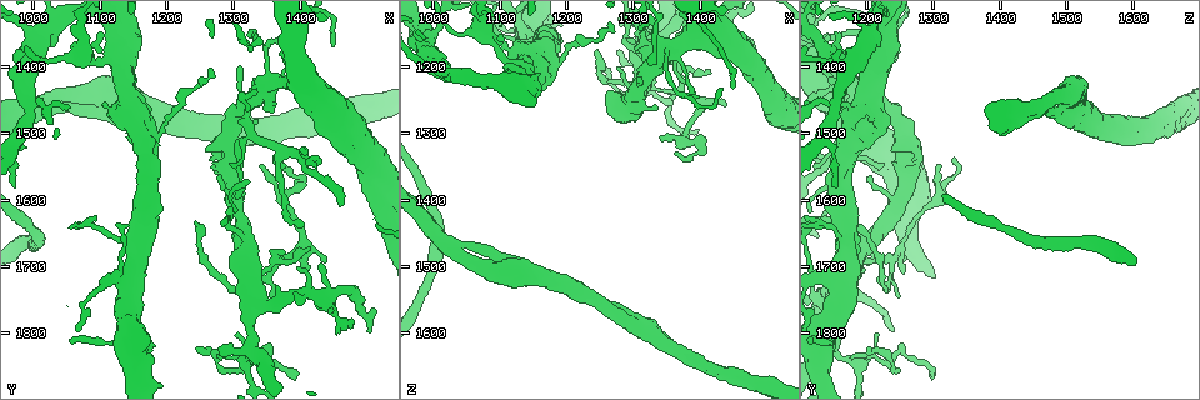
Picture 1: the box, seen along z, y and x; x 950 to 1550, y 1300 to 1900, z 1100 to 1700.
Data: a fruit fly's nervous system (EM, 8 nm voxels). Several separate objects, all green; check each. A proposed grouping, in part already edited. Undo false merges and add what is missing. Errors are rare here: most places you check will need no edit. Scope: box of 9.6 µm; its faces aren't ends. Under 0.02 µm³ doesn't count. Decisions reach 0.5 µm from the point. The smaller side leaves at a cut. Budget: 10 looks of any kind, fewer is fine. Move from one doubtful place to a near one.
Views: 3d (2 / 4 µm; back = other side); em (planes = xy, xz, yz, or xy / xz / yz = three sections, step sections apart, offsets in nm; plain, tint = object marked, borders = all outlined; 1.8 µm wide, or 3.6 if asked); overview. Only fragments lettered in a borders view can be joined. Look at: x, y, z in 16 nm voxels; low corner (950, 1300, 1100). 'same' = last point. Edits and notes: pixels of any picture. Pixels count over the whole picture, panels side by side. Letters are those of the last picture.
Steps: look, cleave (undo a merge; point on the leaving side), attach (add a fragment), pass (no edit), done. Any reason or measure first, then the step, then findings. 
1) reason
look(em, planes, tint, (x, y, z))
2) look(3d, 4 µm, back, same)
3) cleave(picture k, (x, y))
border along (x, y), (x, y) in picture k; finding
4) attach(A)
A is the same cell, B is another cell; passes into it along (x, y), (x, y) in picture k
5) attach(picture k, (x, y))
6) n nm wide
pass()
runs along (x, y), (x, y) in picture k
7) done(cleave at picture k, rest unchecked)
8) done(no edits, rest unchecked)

sharp bend
look(3d, 4 µm, back, (1370, 1690, 1235))

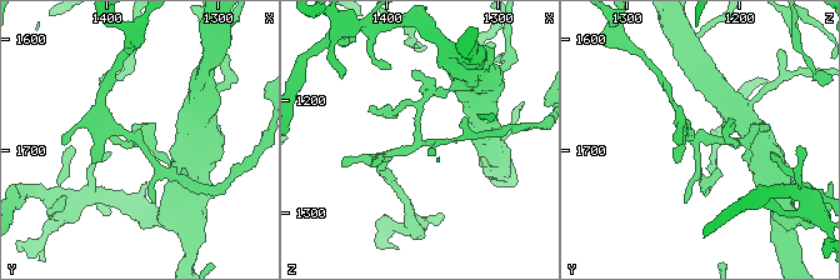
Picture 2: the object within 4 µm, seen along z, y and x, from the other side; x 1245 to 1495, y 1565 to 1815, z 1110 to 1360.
now the EM
look(em, planes, borders, (1374, 1688, 1232))

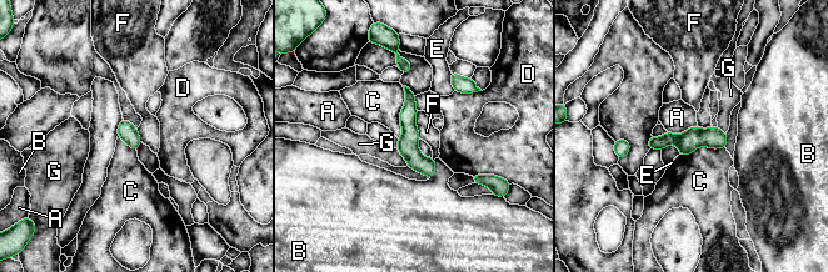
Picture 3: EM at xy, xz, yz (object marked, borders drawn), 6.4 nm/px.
pass()
A, B, C, D, E, F and G are other cells; runs along (409, 94), (409, 150), (430, 174) in picture 3; continuous, no second cell

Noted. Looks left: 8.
sudden change in width
look(3d, 4 µm, (1355, 1425, 1175))

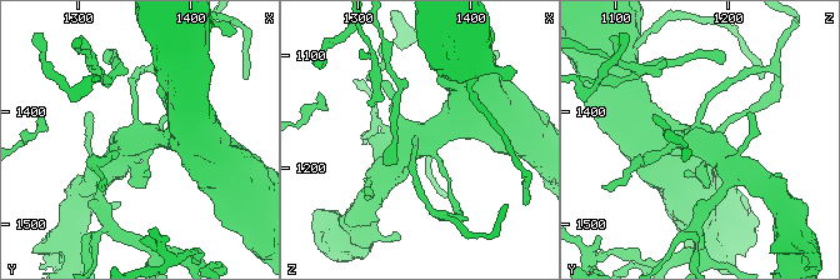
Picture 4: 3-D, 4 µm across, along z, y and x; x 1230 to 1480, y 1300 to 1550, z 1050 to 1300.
look(em, xy, step 8, tint, (1352, 1422, 1172))

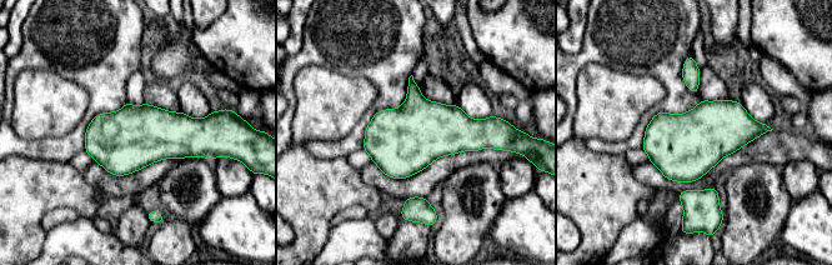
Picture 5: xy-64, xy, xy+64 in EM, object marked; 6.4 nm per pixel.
another direction
look(em, planes, borders, same)

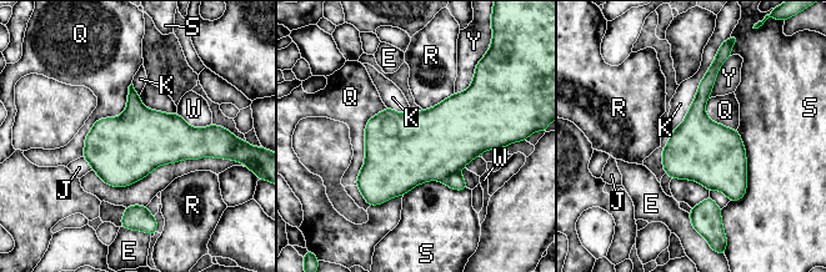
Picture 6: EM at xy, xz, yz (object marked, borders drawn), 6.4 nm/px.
pass()
E, J, K, Q, R, S, W and Y are other cells; all the same cell

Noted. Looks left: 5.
stops while still wide
look(3d, 4 µm, back, (1105, 1465, 1165))

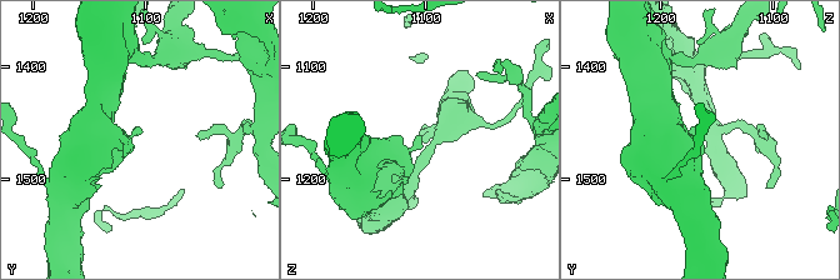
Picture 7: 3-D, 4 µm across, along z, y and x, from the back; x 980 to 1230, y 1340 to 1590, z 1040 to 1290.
now the EM
look(em, xy, step 8, tint, (1104, 1460, 1160))

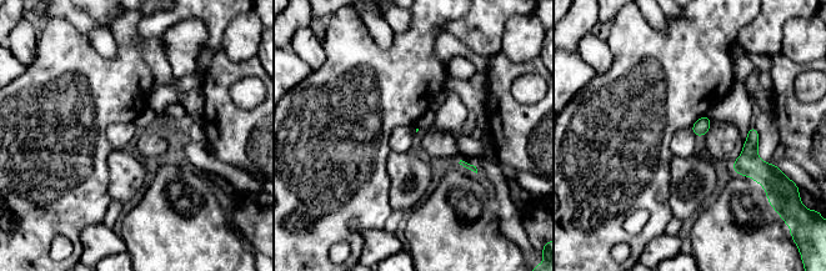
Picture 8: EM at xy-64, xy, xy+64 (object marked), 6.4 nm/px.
look(em, planes, borders, same)

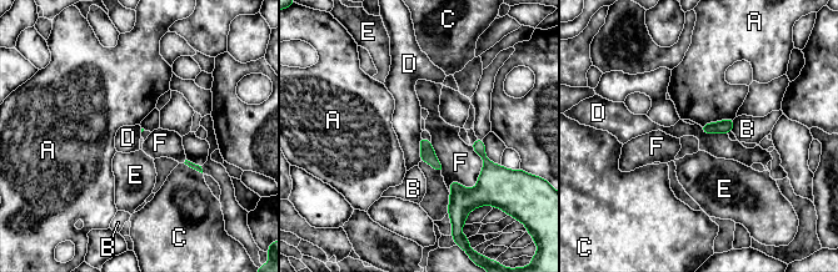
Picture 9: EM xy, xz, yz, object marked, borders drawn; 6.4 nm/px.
pass()
A, B, C, D, E and F are other cells; border along (699, 126), (707, 134), (727, 134) in picture 9; no lettered fragment goes on from it

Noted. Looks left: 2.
done(no edits, rest unchecked)

